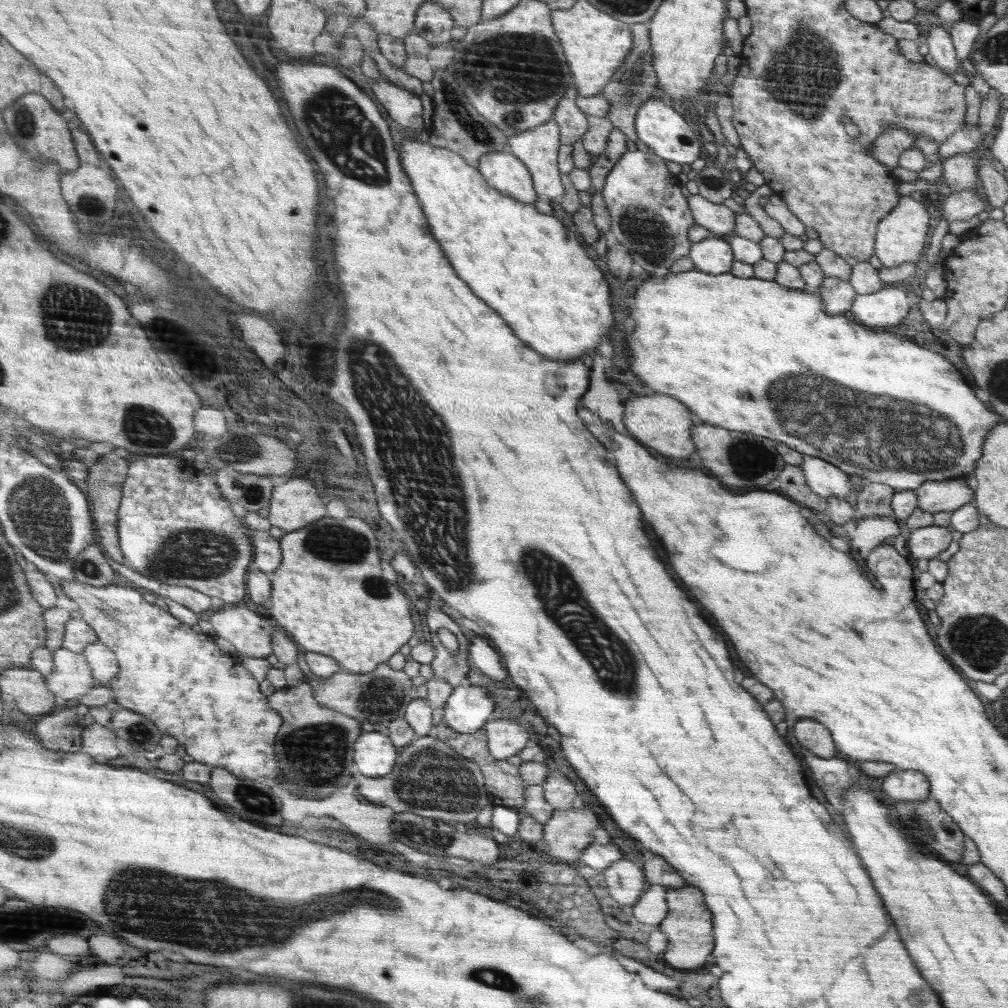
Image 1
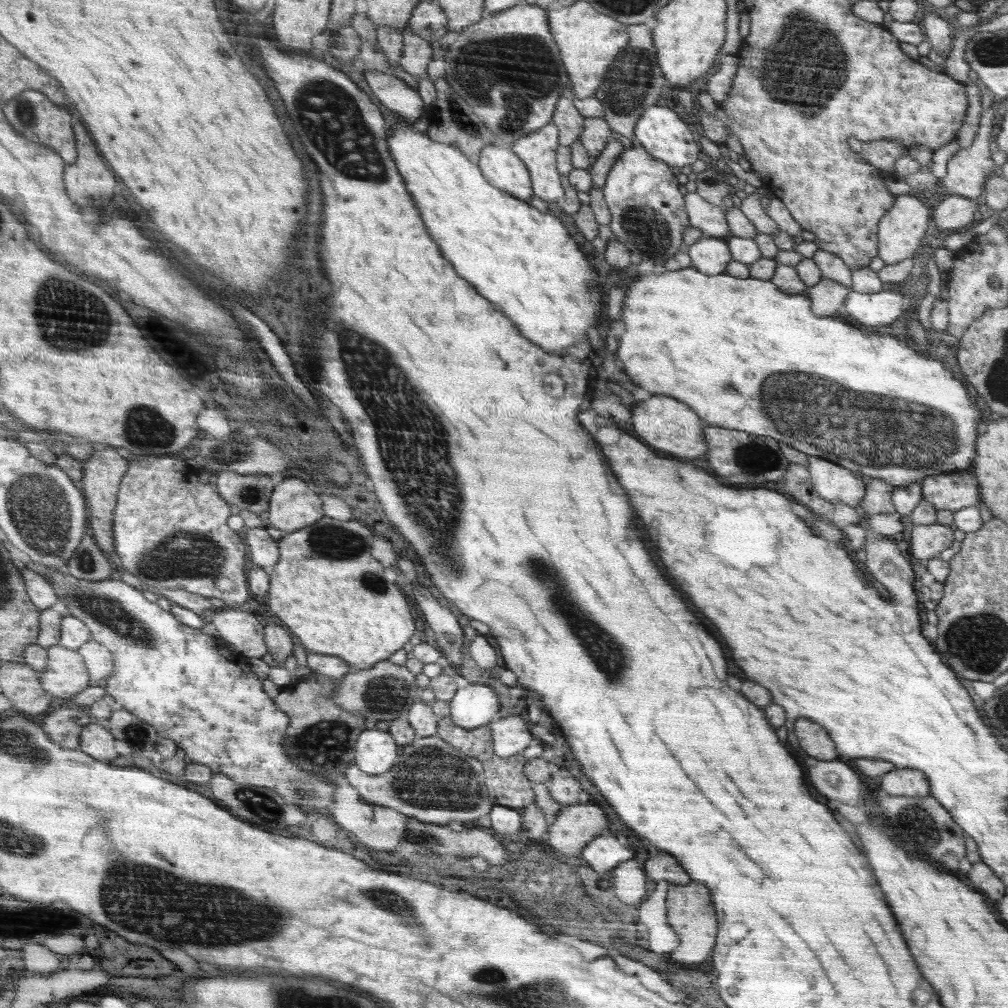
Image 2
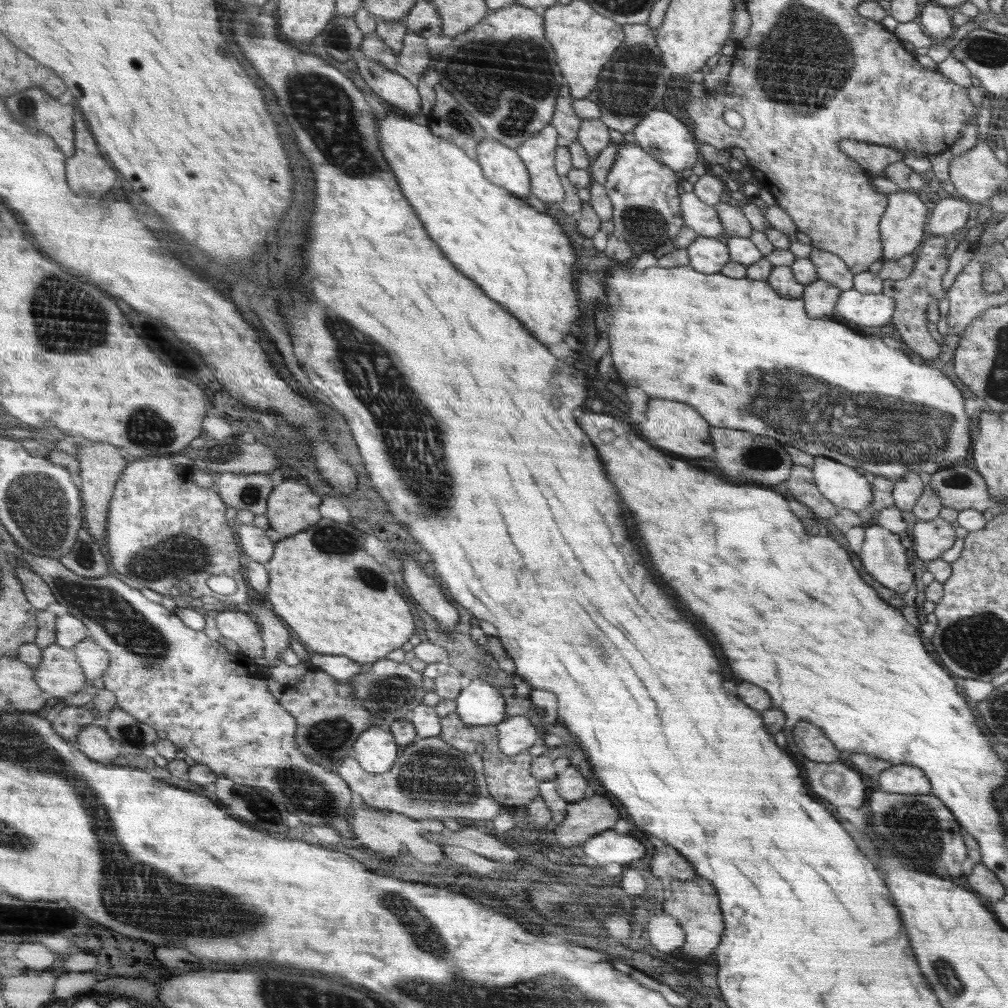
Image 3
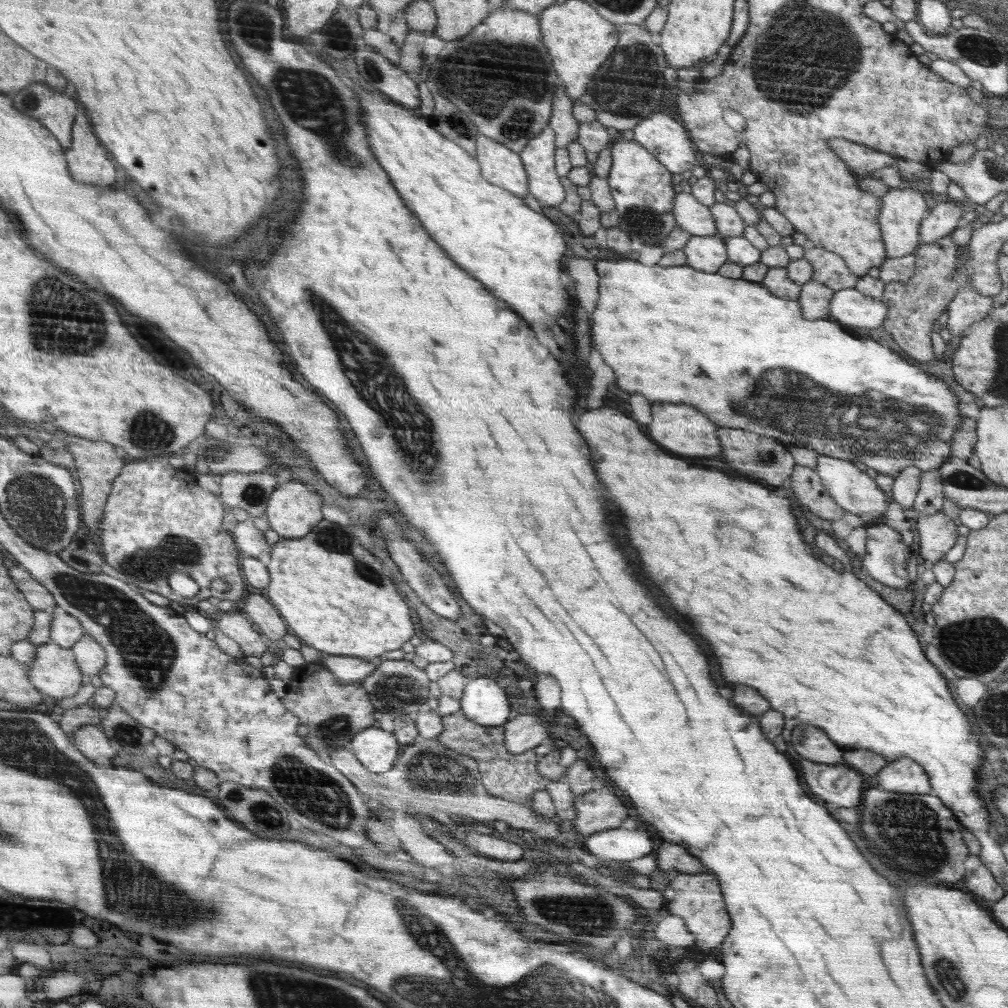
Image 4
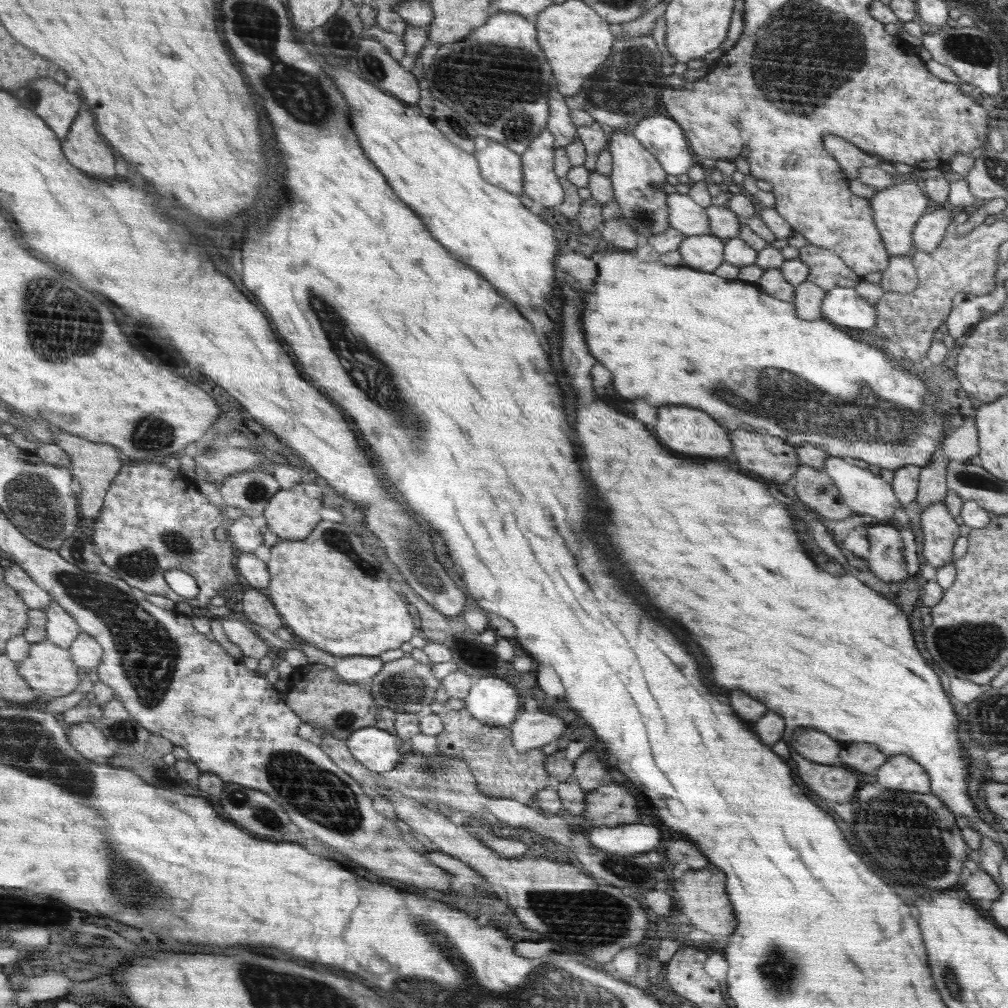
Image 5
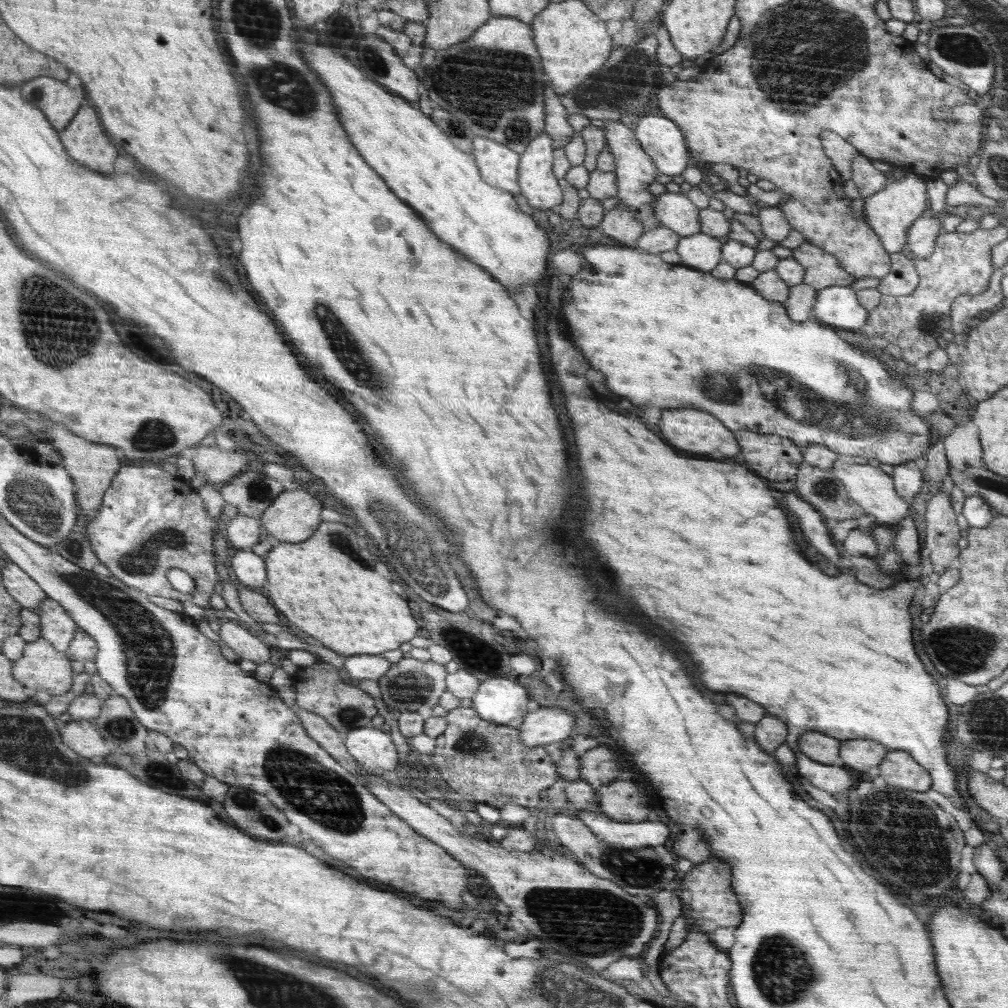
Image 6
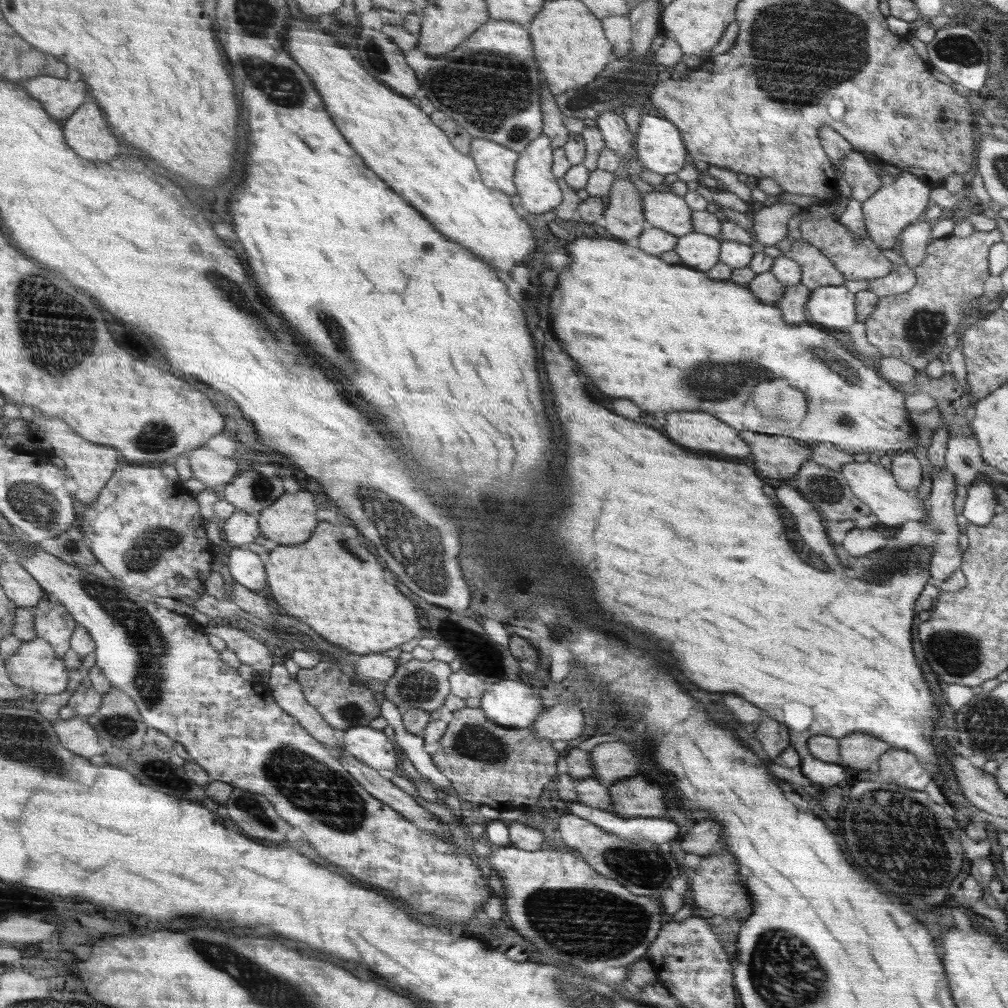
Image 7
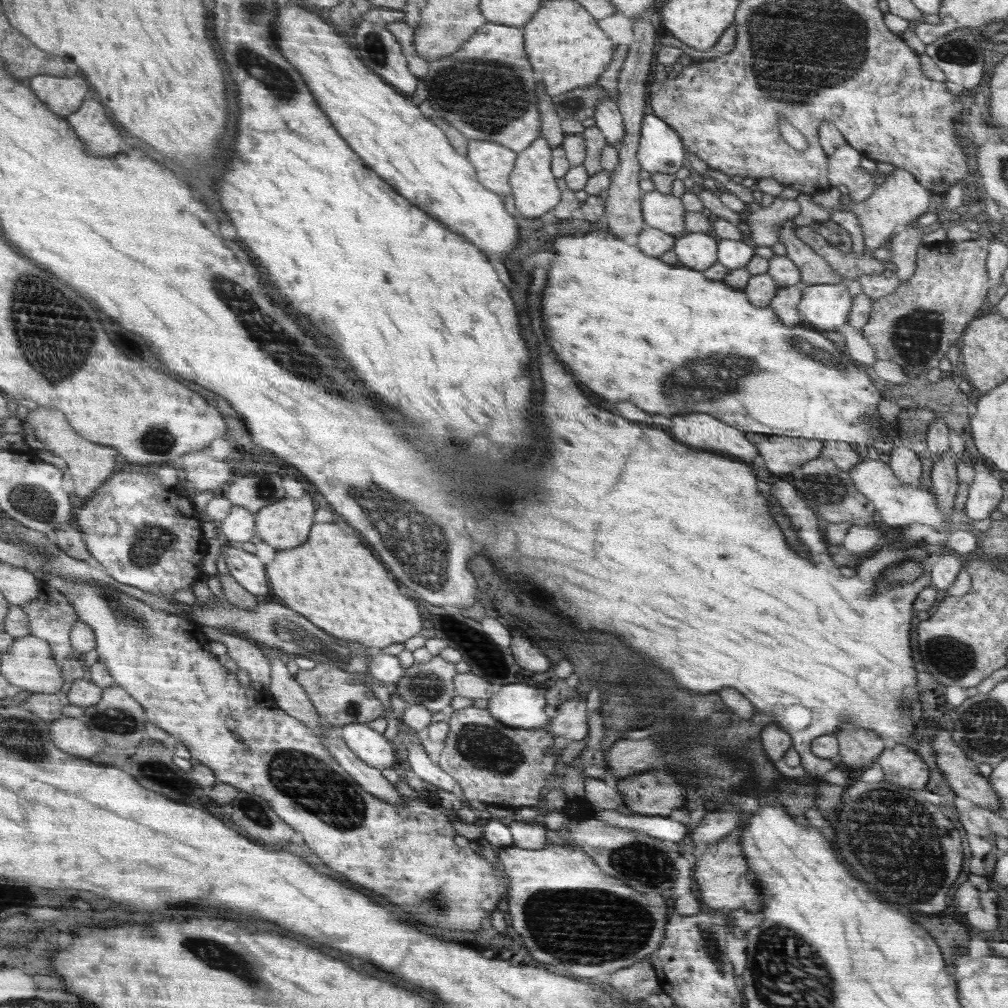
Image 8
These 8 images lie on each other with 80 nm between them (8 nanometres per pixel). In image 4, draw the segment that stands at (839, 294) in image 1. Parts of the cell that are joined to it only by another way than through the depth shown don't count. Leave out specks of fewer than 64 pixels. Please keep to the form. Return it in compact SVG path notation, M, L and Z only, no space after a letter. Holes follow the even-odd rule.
M808 281L802 285L800 296L796 299L802 306L806 319L826 319L829 316L828 305L836 290L828 288L818 281Z

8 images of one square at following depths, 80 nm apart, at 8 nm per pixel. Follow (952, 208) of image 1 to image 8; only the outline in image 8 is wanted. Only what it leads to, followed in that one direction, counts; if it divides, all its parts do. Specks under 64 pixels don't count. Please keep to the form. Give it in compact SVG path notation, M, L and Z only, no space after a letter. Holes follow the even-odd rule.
M906 227L903 229L902 234L897 234L896 237L892 238L892 245L888 245L887 249L889 250L889 257L885 258L886 262L886 272L894 274L896 279L901 282L908 281L913 274L916 272L916 260L917 259L917 250L922 247L923 241L922 238L924 234L927 234L929 229L925 227Z

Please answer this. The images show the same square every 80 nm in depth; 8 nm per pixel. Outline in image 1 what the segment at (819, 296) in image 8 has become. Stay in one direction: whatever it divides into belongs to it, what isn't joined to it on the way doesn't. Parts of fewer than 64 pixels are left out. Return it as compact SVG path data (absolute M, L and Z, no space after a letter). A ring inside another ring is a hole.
M887 284L878 292L856 295L849 308L855 320L866 326L892 326L908 314L910 302L904 286Z

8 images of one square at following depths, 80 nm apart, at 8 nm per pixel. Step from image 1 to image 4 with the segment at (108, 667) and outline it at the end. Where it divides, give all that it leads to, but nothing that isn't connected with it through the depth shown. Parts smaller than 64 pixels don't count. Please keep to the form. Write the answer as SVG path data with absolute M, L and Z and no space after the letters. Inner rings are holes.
M87 635L85 638L82 638L80 642L77 642L71 649L77 654L77 661L87 679L93 676L98 676L102 670L106 668L108 653L96 638Z

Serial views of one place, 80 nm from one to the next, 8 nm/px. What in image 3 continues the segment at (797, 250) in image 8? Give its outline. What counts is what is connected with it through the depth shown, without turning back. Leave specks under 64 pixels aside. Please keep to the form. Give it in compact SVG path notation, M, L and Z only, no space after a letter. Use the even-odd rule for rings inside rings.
M814 247L809 254L808 260L811 260L816 266L819 279L837 286L842 291L853 288L854 274L849 270L848 264L837 254Z

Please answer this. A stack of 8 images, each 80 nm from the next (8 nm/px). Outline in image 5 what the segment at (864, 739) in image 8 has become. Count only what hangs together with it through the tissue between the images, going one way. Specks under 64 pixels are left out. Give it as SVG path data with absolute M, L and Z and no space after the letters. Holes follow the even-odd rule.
M850 744L840 752L840 764L864 773L871 773L888 760L888 756L874 744Z

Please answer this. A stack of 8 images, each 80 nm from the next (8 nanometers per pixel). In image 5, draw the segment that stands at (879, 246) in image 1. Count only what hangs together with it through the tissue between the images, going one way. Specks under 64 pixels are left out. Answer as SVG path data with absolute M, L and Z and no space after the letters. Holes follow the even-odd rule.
M904 181L878 191L870 198L870 203L873 204L873 219L884 239L885 249L890 256L906 255L912 248L913 230L928 208L928 198L920 192L916 181Z

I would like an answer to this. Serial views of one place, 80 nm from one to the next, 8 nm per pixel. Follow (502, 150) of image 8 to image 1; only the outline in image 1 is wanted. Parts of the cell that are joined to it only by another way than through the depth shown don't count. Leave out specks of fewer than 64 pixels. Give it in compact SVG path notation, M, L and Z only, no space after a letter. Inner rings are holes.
M492 152L481 158L477 169L494 190L520 202L534 204L536 188L532 188L533 178L530 178L528 167L516 156Z

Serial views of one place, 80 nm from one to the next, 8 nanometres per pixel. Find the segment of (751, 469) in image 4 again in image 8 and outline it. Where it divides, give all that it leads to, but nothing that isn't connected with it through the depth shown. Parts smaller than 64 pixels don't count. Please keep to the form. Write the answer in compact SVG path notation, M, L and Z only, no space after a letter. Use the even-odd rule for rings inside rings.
M745 433L757 446L766 462L766 468L774 474L794 472L806 462L820 457L823 441L760 433Z

